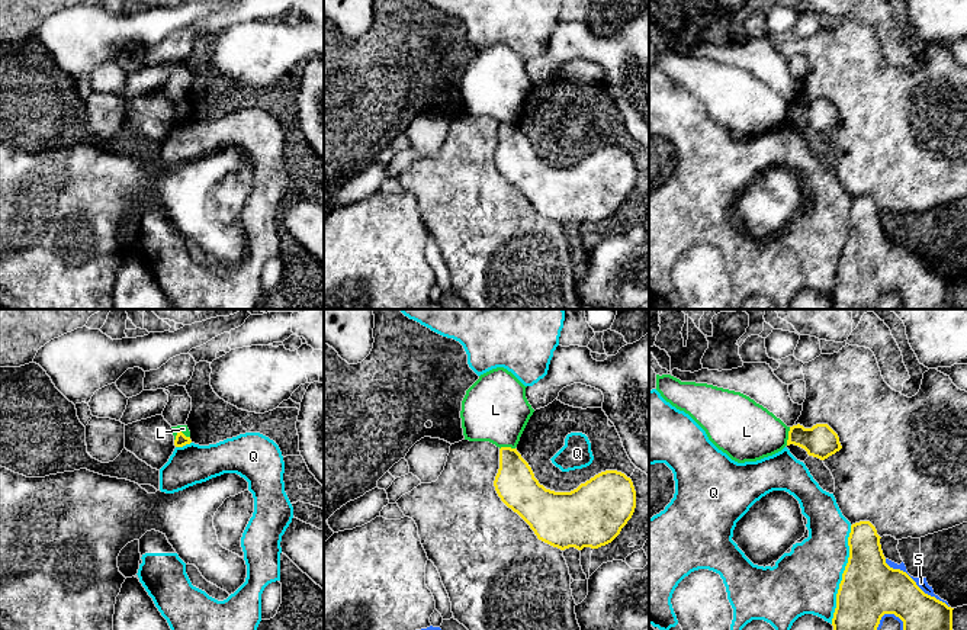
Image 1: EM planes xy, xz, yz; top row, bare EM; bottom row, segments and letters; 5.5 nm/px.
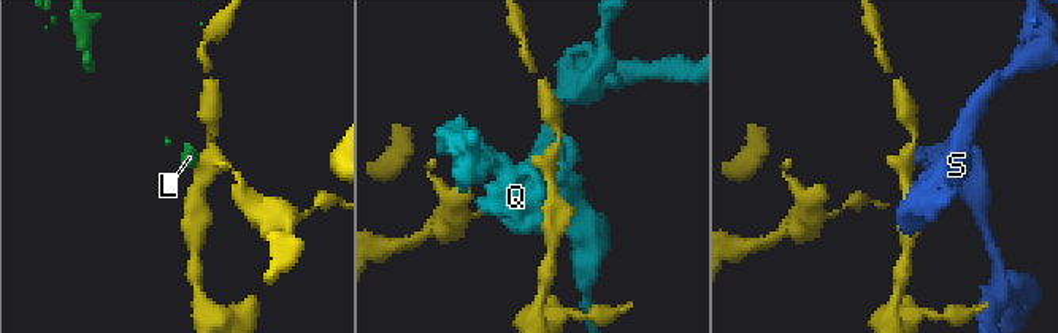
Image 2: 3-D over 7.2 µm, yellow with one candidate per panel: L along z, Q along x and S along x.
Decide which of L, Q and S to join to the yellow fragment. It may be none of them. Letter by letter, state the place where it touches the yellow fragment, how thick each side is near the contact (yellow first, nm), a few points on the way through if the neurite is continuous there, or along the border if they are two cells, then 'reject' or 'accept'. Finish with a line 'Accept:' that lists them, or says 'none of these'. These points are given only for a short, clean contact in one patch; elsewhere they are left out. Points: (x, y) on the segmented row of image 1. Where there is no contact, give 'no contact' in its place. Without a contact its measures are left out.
L: meets yellow in xy at (179, 431); 70 nm thick on the yellow side, 50 nm on the other; border along xy (189, 437), (179, 431), (174, 440); reject
Q: meets yellow in yz at (842, 575); 320 nm thick on the yellow side, 360 nm on the other; reject
S: meets yellow in yz at (915, 584); 320 nm thick on the yellow side, 60 nm on the other; reject
Accept: none of these

